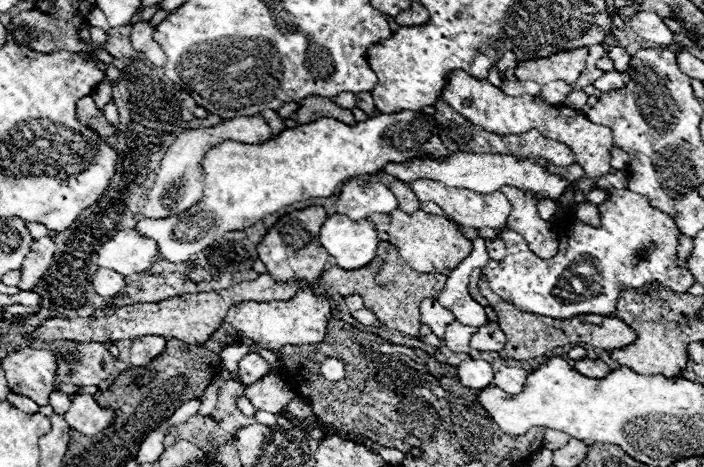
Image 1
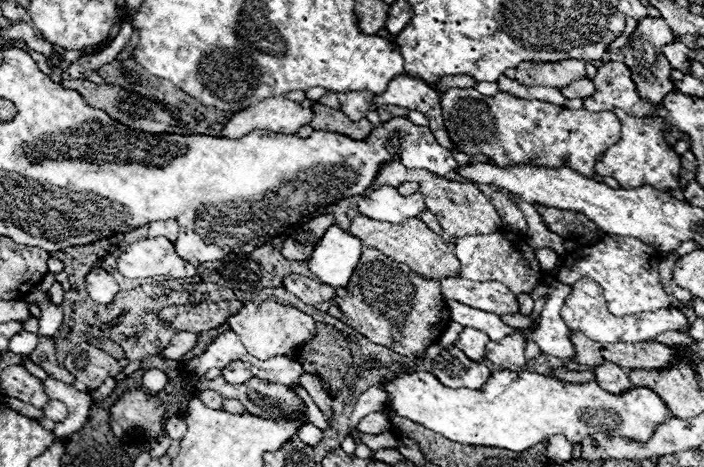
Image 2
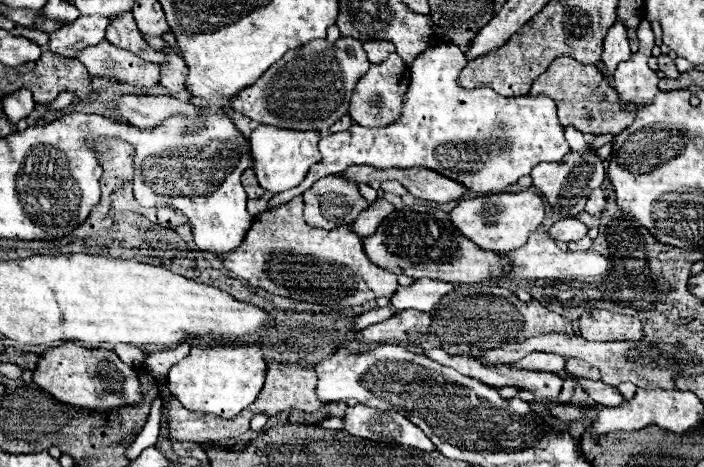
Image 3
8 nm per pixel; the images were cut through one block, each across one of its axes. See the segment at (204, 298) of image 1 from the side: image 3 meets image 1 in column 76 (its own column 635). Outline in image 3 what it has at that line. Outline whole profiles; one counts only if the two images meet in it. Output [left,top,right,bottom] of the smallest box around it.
[580,308,644,342]

